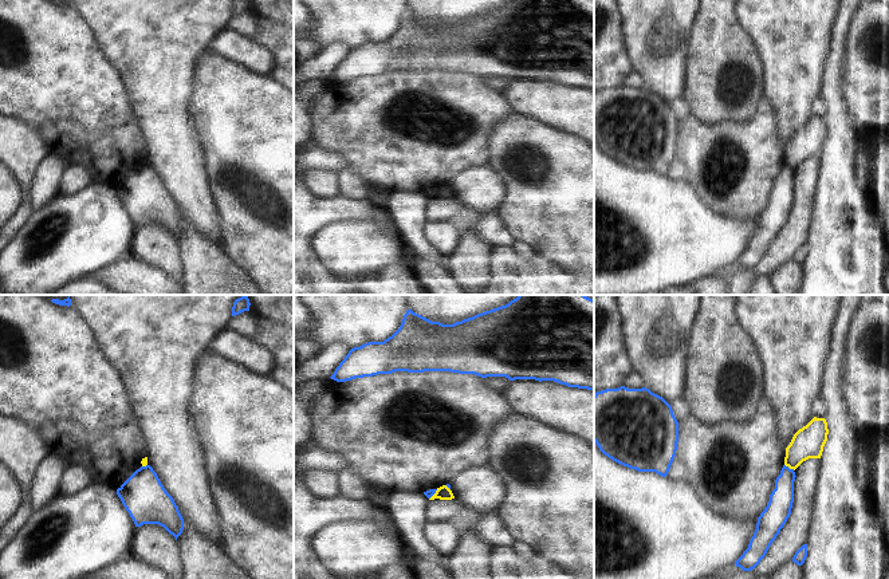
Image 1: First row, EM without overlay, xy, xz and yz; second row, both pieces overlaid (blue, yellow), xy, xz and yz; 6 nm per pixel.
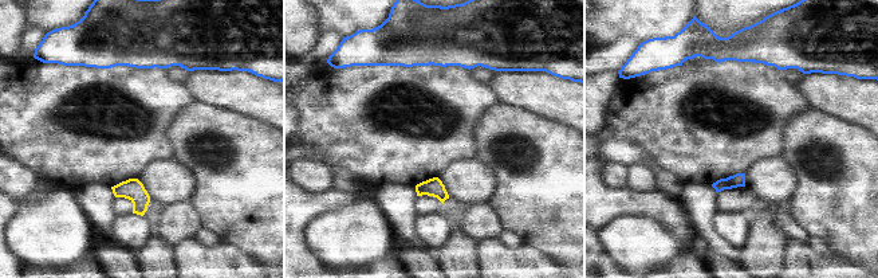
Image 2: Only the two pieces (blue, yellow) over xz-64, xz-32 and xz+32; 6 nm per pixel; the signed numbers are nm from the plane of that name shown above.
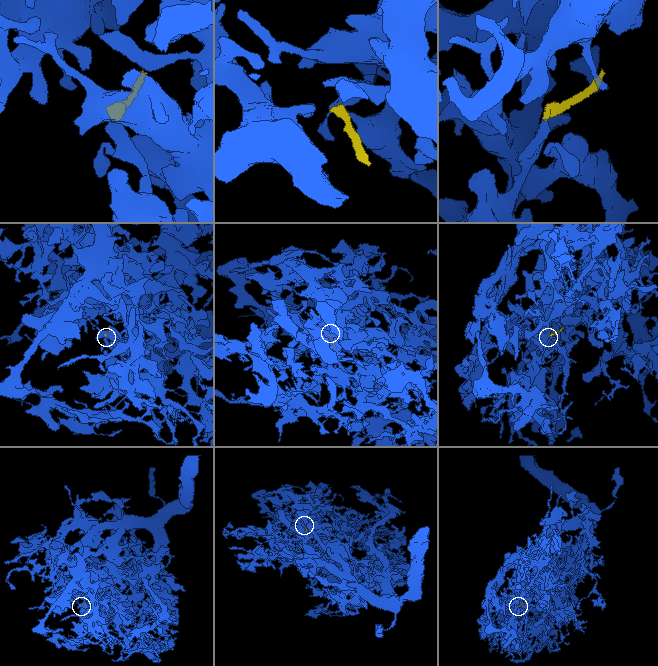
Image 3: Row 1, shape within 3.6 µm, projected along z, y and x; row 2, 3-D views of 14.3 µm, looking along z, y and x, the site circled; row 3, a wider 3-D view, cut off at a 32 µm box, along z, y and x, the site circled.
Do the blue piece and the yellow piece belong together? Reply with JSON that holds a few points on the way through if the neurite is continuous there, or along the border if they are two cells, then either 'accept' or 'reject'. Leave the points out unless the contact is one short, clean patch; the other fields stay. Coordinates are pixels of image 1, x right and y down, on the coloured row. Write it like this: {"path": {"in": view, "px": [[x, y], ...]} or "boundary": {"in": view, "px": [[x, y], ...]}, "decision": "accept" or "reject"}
{"boundary": {"in": "yz", "px": [[785, 464], [794, 469]]}, "decision": "reject"}

